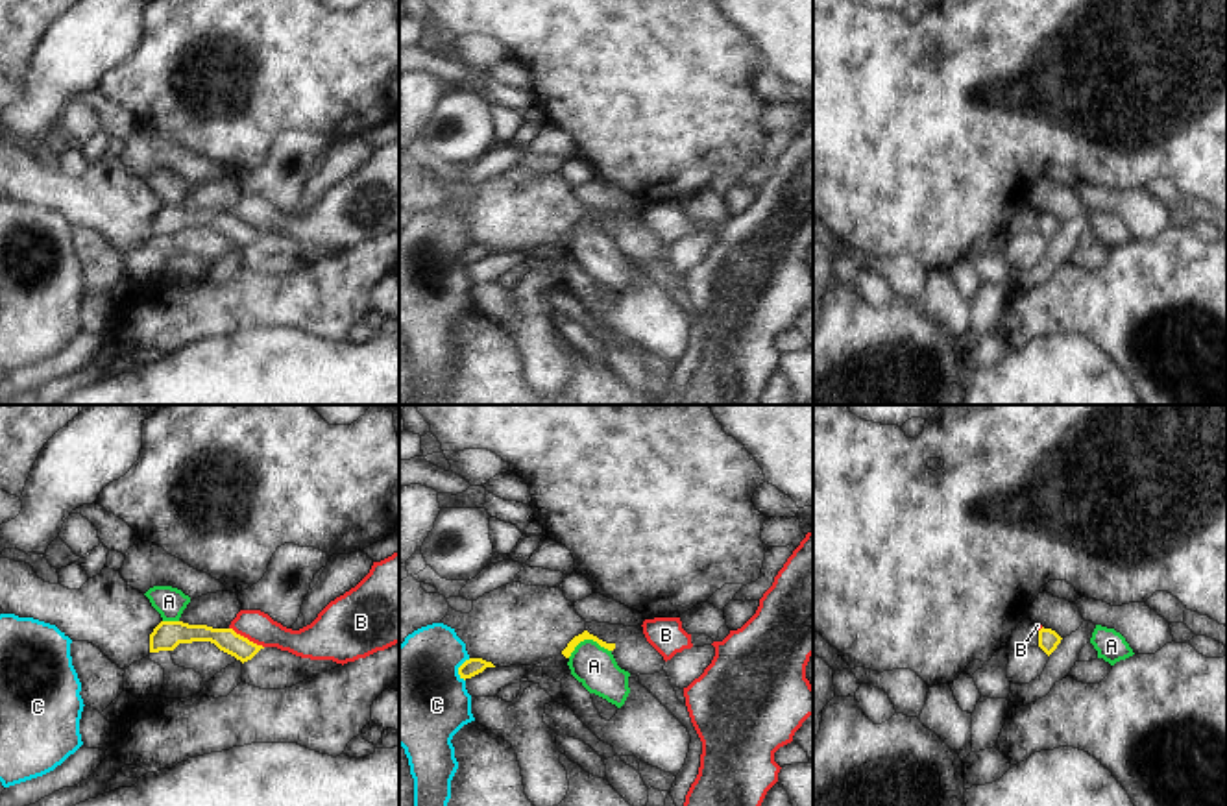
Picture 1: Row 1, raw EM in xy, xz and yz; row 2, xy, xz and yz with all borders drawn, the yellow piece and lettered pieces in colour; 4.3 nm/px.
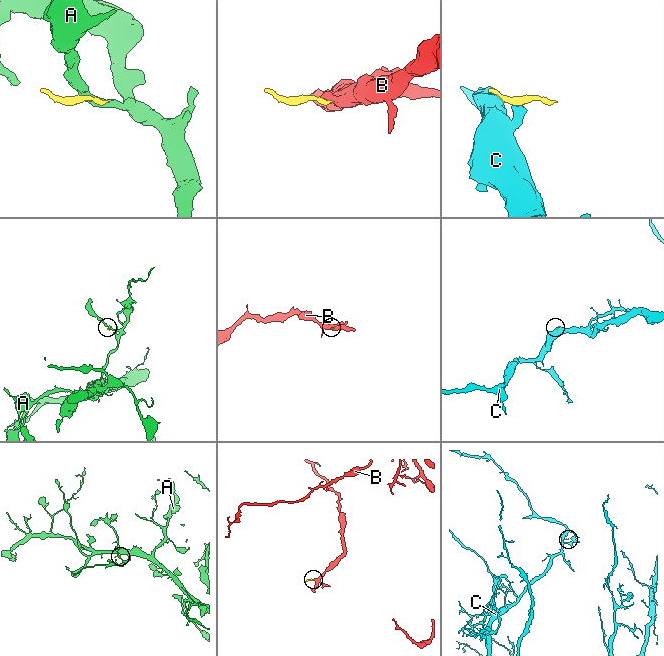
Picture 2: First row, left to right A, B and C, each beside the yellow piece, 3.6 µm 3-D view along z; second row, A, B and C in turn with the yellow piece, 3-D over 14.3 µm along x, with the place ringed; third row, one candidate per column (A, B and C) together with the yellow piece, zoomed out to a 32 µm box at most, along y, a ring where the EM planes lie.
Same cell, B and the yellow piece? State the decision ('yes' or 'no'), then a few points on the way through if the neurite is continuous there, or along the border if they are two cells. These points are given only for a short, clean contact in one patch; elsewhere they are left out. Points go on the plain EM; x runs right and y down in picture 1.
no; border xy (230, 213), (263, 233)

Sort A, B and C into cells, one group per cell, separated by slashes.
A / B / C

